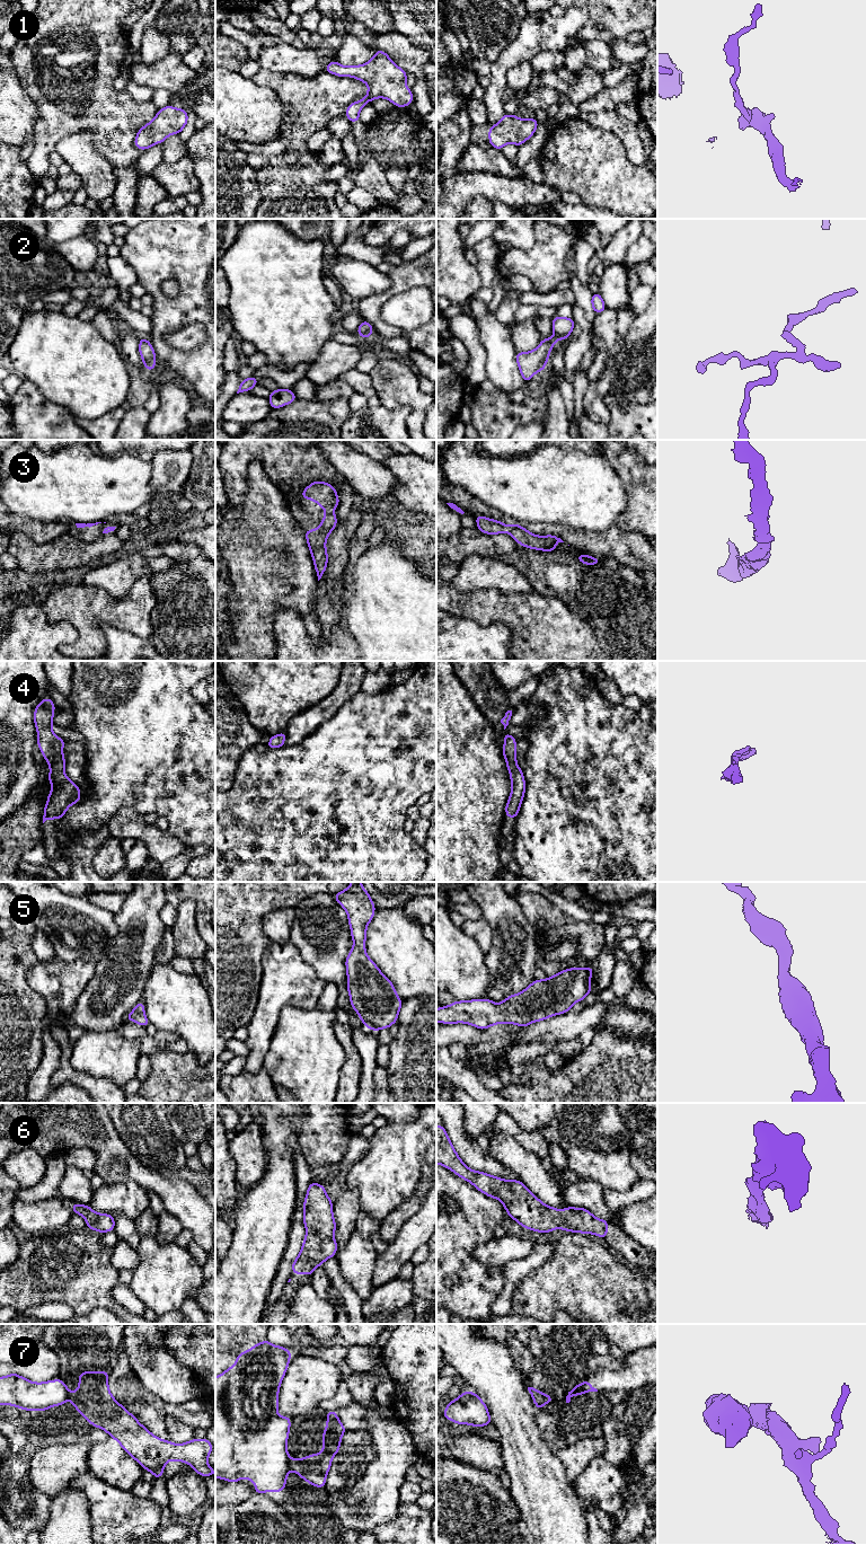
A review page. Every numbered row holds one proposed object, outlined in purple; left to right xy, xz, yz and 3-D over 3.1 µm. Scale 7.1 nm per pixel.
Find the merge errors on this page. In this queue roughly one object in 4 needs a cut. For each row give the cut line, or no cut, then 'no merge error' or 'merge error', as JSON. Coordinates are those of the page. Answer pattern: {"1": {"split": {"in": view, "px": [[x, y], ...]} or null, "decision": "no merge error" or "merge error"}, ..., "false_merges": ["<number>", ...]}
{"1": {"split": null, "decision": "no merge error"}, "2": {"split": null, "decision": "no merge error"}, "3": {"split": null, "decision": "no merge error"}, "4": {"split": null, "decision": "no merge error"}, "5": {"split": null, "decision": "no merge error"}, "6": {"split": null, "decision": "no merge error"}, "7": {"split": {"in": "yz", "px": [[581, 1384], [581, 1387], [566, 1398]]}, "decision": "merge error"}, "false_merges": ["7"]}

